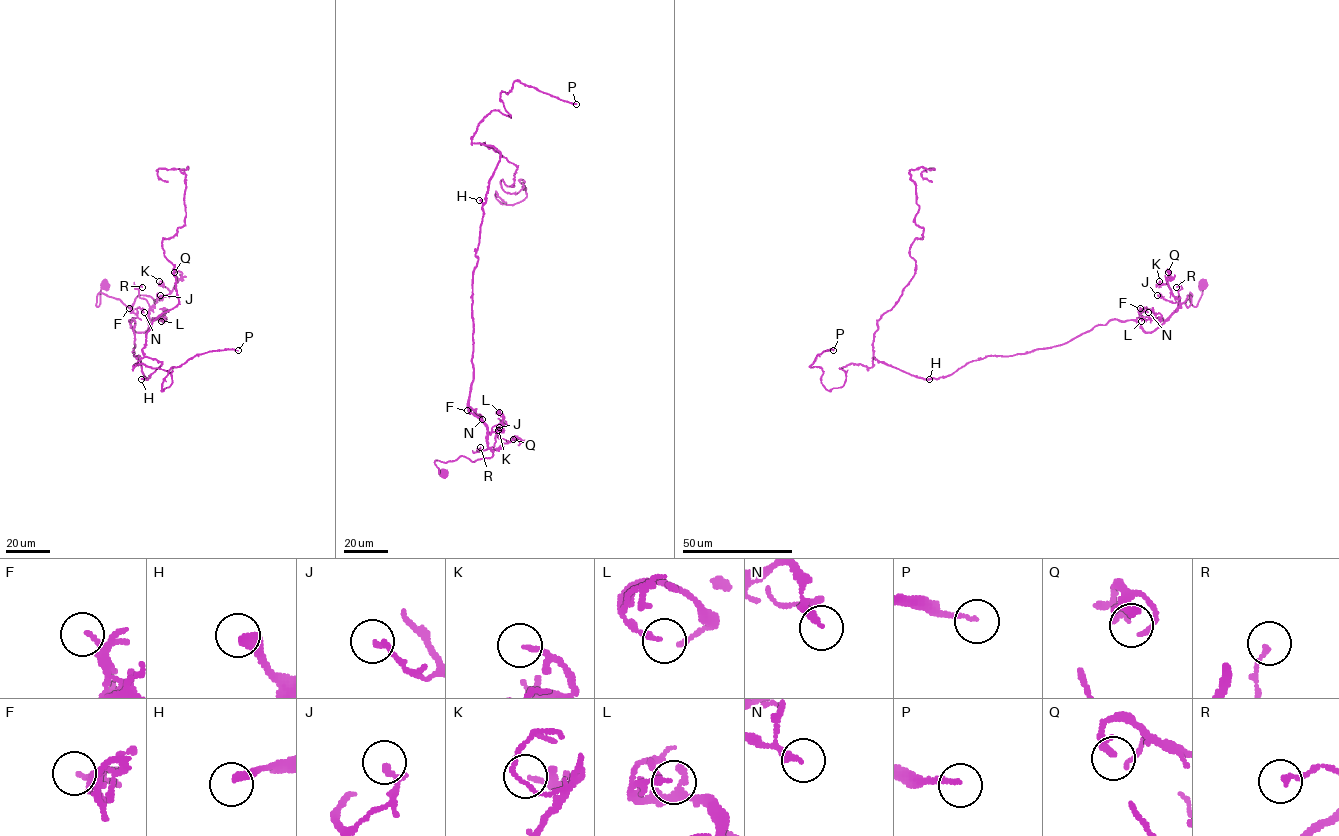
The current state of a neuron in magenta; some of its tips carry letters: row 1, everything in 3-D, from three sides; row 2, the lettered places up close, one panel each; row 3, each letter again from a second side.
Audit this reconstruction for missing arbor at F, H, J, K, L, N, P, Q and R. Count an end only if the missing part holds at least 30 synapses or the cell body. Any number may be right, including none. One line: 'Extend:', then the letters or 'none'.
Extend: P

